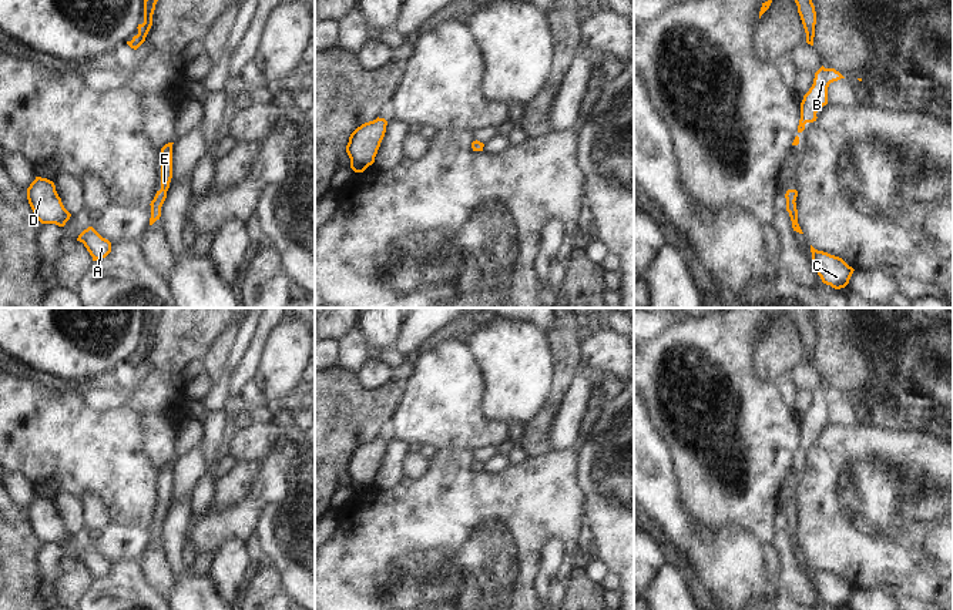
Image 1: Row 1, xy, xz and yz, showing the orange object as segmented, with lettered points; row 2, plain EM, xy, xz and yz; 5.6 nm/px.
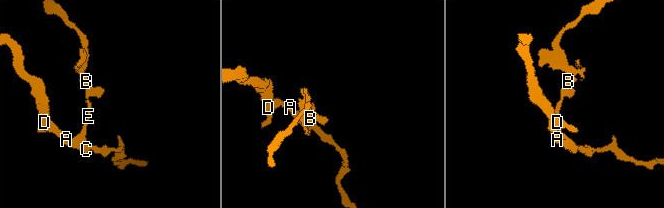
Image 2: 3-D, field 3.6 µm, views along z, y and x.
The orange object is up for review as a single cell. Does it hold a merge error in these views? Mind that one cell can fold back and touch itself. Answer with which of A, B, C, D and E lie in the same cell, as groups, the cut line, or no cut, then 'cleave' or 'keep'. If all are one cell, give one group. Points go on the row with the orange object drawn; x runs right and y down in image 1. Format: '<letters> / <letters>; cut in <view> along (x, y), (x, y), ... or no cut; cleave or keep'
A B C D E; no cut; keep

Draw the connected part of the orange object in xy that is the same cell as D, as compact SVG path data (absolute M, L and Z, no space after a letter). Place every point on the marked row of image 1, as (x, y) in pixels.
M41 177L27 188L27 200L41 224L56 224L64 227L71 214L64 208L53 181Z

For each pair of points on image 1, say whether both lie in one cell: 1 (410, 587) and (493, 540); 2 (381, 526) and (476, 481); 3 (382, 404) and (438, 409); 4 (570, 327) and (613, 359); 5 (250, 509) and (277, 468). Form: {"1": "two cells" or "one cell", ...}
{"1": "one cell", "2": "one cell", "3": "two cells", "4": "two cells", "5": "one cell"}

